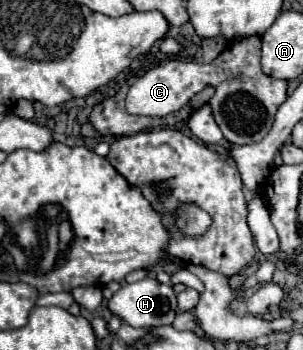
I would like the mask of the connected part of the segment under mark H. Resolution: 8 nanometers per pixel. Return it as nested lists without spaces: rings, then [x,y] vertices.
[[[145,277],[137,283],[123,283],[121,289],[115,291],[113,297],[107,301],[107,307],[113,315],[117,315],[123,323],[131,327],[159,327],[173,323],[177,311],[177,299],[171,285],[159,283],[153,277]]]

